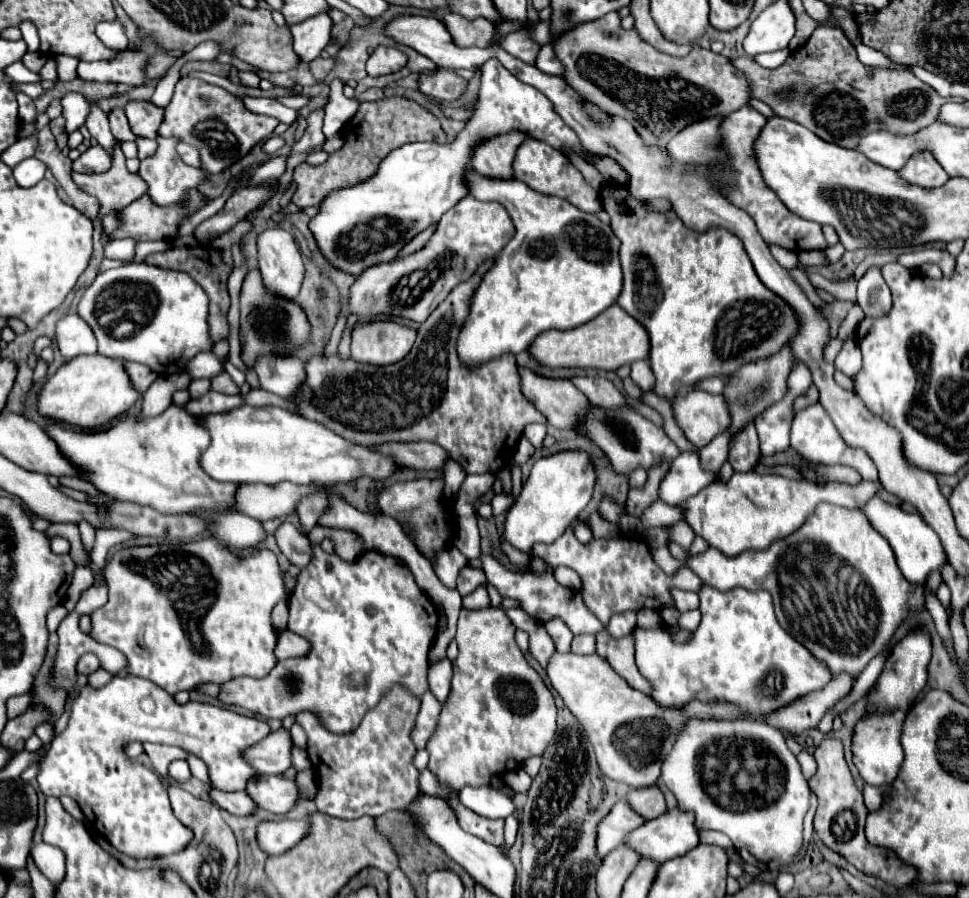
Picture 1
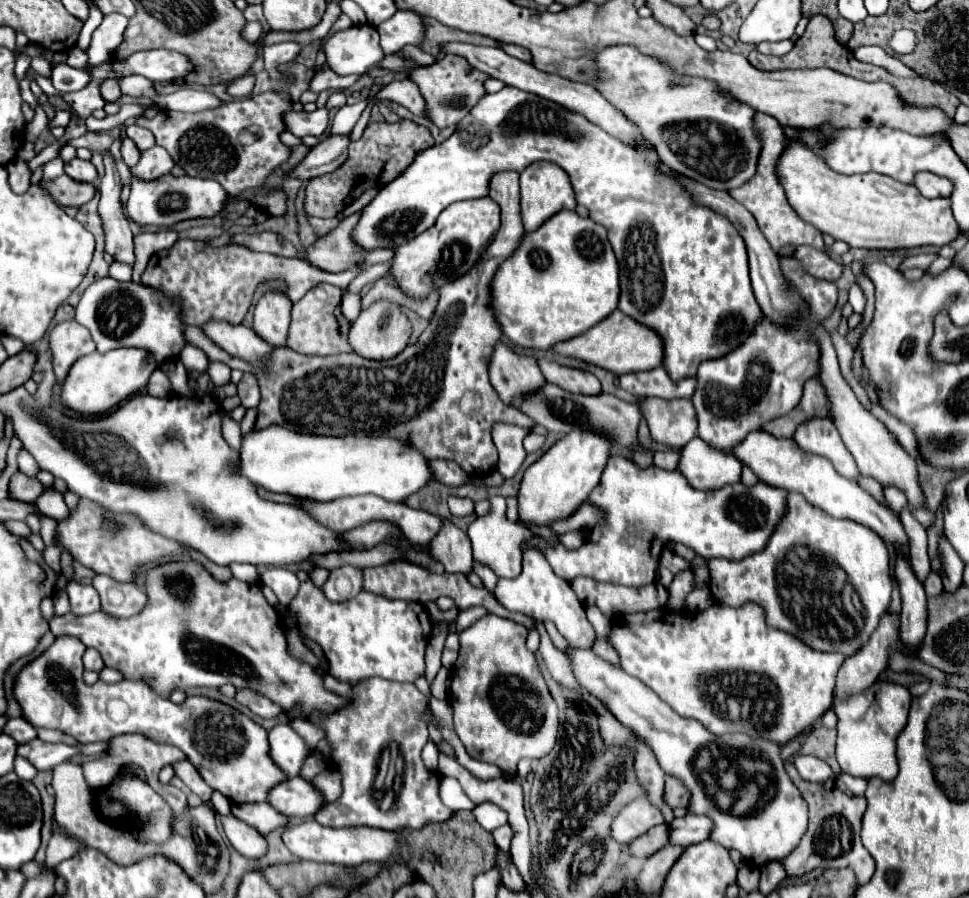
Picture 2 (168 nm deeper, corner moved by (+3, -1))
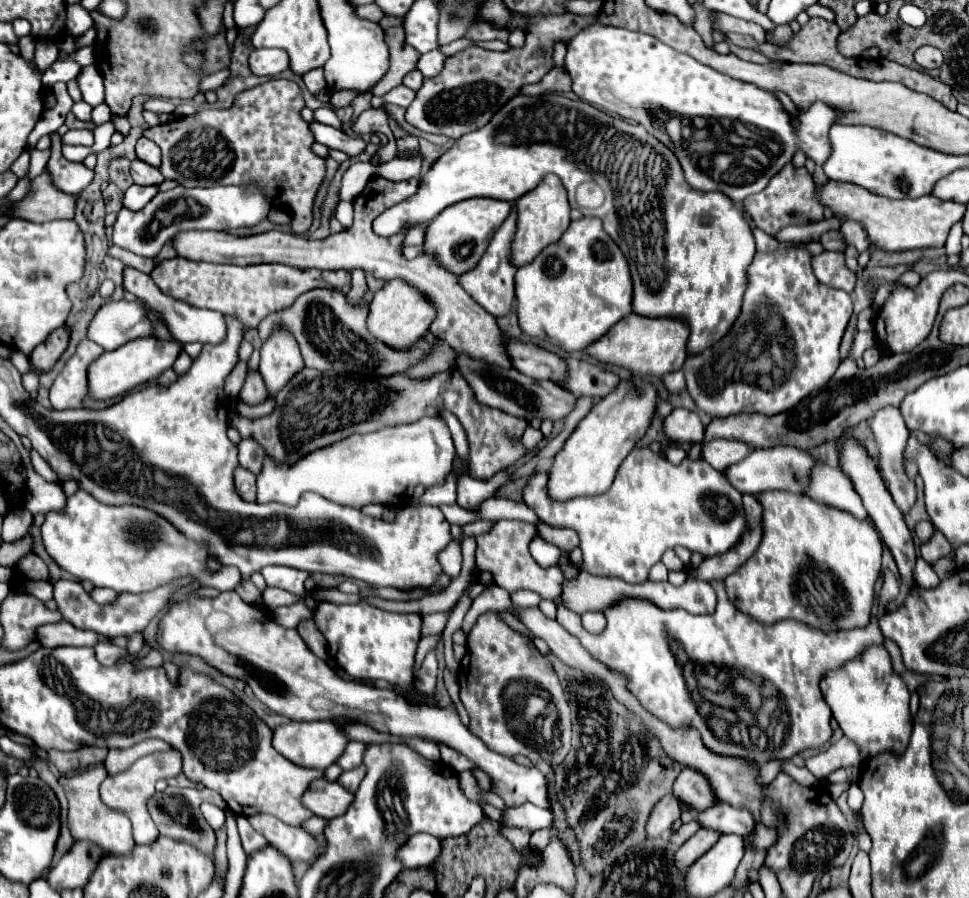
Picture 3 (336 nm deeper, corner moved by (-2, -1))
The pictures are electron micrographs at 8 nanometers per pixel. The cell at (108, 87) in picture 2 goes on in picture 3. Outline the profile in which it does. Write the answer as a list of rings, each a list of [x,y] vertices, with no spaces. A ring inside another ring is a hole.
[[[151,98],[151,100],[145,104],[145,108],[151,110],[151,112],[155,112],[155,114],[173,114],[173,116],[177,116],[177,114],[175,114],[175,104],[169,102],[169,100]]]

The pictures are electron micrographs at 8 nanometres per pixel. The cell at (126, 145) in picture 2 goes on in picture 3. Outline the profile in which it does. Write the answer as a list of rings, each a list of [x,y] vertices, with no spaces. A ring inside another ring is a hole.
[[[141,160],[131,162],[131,176],[133,176],[135,184],[143,184],[143,186],[147,186],[147,184],[159,184],[161,186],[165,180],[157,168],[153,168]]]

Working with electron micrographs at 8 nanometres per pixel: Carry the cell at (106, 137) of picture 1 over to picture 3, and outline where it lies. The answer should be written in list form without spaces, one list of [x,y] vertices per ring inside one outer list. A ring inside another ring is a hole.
[[[125,268],[123,272],[123,284],[125,284],[125,290],[129,290],[131,294],[135,294],[137,300],[145,302],[145,306],[157,314],[161,314],[163,322],[167,324],[171,336],[183,344],[187,342],[201,342],[201,344],[219,344],[223,342],[225,334],[227,334],[227,328],[225,328],[225,320],[223,320],[223,314],[219,312],[213,312],[213,310],[201,310],[201,308],[193,308],[189,304],[183,304],[171,296],[165,296],[151,280],[149,274],[143,274],[135,268]]]

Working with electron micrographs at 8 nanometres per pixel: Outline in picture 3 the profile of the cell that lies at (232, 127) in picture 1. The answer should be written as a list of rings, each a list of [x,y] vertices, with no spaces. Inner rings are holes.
[[[273,78],[255,88],[243,90],[235,96],[233,106],[227,110],[207,108],[193,116],[185,116],[179,120],[169,120],[145,132],[145,138],[153,140],[163,152],[161,174],[169,180],[185,188],[213,188],[213,186],[231,186],[231,184],[245,184],[257,182],[263,184],[263,192],[275,206],[287,206],[293,216],[293,232],[303,234],[309,230],[313,222],[313,202],[315,194],[325,180],[325,160],[313,154],[311,146],[315,138],[311,136],[309,124],[301,118],[301,110],[305,108],[305,100],[301,88],[293,80]]]

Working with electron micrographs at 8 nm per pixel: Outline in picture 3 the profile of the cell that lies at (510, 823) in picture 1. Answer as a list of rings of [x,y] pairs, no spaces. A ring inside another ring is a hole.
[[[535,830],[531,834],[531,842],[529,842],[531,848],[535,848],[535,850],[541,852],[547,844],[549,844],[549,830]]]

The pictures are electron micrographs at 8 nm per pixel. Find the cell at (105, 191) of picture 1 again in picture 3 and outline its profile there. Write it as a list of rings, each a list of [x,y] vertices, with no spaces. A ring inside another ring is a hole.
[[[43,172],[31,182],[27,196],[13,204],[9,216],[37,224],[51,220],[71,220],[75,214],[75,200],[77,198],[73,194],[55,192],[49,174]]]

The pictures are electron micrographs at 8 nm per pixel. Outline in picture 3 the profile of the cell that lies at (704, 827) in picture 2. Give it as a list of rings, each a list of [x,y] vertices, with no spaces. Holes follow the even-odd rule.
[[[717,802],[715,806],[699,812],[697,820],[703,828],[713,828],[721,834],[751,834],[755,828],[755,820],[747,808],[733,808],[727,802]]]

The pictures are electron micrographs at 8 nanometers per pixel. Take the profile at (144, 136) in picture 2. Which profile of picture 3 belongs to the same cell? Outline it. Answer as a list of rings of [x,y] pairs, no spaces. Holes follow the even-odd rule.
[[[139,138],[139,142],[137,142],[137,158],[151,164],[151,166],[155,166],[155,168],[159,168],[161,150],[159,150],[159,146],[155,142],[151,142],[147,138]]]

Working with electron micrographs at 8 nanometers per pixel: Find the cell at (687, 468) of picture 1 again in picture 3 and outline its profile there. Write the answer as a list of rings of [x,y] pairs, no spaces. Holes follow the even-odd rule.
[[[787,446],[753,450],[745,460],[741,460],[739,464],[733,464],[725,470],[727,478],[741,494],[755,494],[757,496],[757,494],[769,492],[769,490],[785,490],[785,492],[793,492],[793,494],[805,494],[805,488],[809,484],[809,476],[815,468],[815,456],[809,452],[803,452],[799,448],[793,448],[793,456],[789,456],[787,452],[789,452]]]

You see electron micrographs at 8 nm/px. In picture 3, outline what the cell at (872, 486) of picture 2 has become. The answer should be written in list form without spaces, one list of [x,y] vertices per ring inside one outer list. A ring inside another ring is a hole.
[[[923,520],[923,522],[919,522],[917,524],[917,528],[915,528],[915,532],[917,532],[917,536],[919,536],[919,540],[925,544],[925,542],[929,542],[931,540],[931,536],[933,536],[933,524],[929,522],[929,520]]]

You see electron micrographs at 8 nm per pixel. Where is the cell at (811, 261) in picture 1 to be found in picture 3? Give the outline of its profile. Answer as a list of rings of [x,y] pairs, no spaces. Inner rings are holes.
[[[823,252],[819,256],[813,256],[813,270],[815,276],[831,288],[845,290],[847,294],[851,294],[855,288],[857,276],[847,268],[845,256],[839,252]]]

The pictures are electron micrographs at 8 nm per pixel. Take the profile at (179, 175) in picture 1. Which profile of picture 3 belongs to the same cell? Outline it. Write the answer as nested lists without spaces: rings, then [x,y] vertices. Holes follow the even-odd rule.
[[[257,184],[215,186],[215,188],[183,188],[159,192],[143,210],[121,210],[113,224],[111,244],[125,248],[143,258],[157,258],[159,250],[181,230],[233,230],[257,226],[269,216],[271,202]]]

